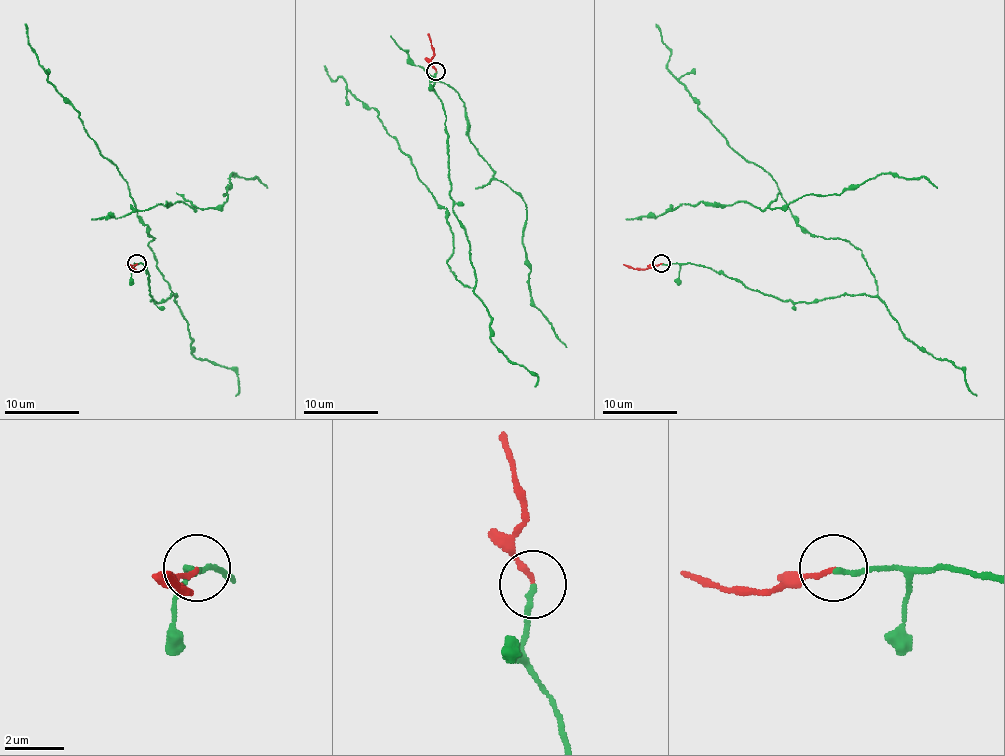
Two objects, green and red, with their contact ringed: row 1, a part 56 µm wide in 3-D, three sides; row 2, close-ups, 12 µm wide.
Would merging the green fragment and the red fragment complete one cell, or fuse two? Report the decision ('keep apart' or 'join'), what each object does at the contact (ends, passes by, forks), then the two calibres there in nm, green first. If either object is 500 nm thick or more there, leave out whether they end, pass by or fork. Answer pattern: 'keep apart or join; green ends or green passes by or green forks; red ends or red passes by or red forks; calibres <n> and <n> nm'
join; green ends; red ends; calibres 180 and 160 nm

